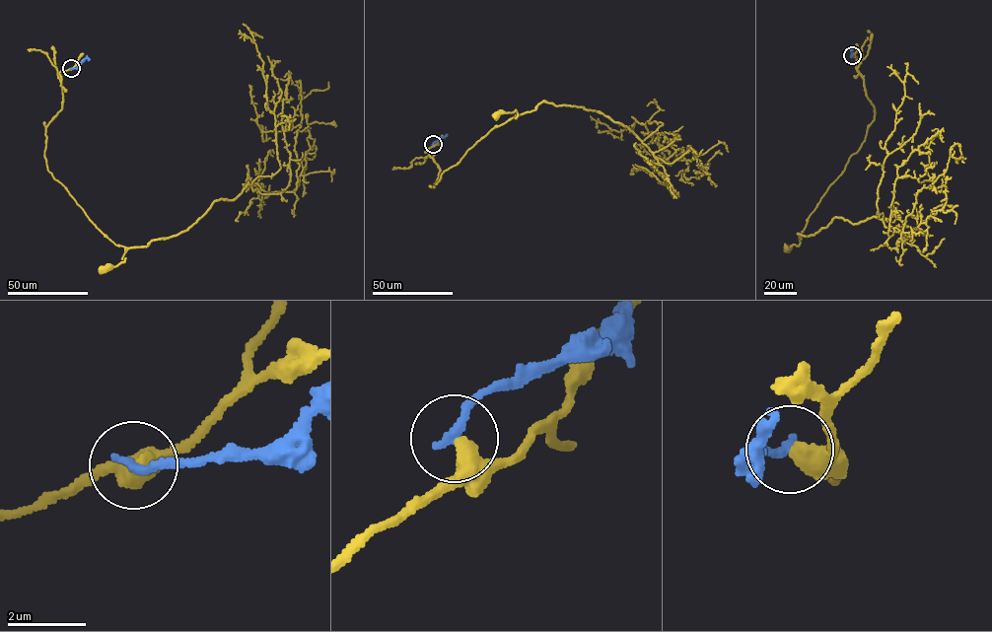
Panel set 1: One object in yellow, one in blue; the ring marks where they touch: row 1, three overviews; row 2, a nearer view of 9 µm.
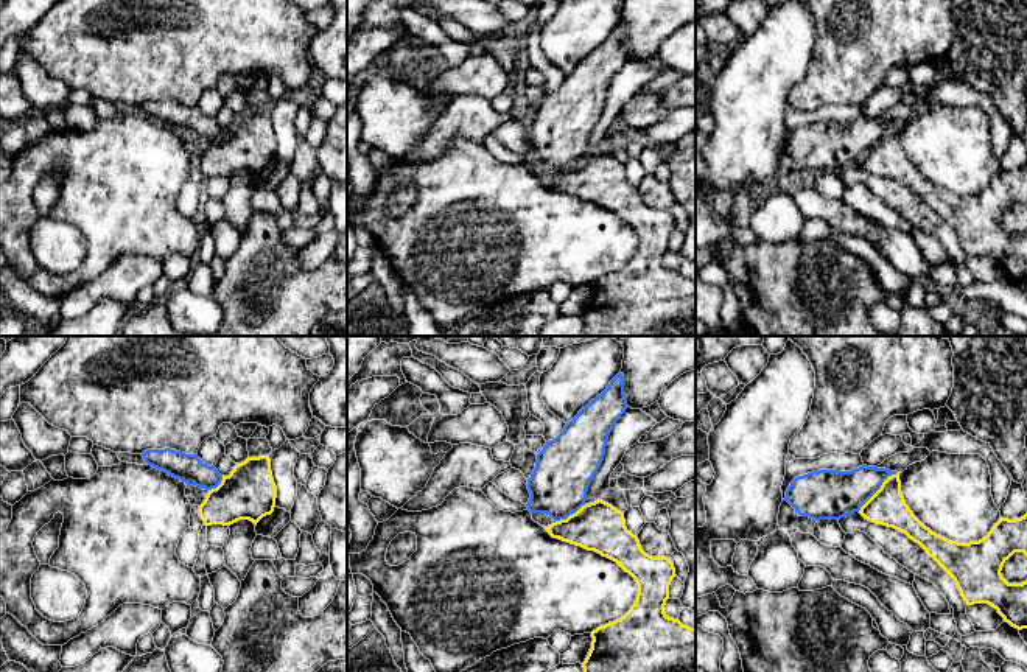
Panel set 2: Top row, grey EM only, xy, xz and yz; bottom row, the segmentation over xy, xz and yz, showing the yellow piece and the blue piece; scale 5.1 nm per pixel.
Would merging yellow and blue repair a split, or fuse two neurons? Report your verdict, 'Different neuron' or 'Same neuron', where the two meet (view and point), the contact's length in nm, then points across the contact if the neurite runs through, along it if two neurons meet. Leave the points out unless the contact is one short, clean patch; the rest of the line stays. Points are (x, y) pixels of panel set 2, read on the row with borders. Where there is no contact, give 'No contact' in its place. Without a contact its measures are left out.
Different neuron. Touches yellow at yz (878, 490). Shared border 280 nm. Boundary: yz (897, 473), (892, 473), (858, 510)

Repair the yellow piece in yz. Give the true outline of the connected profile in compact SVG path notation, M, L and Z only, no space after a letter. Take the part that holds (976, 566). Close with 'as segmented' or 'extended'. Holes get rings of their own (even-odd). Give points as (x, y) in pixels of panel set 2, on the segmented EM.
M899 473L889 476L859 513L918 543L954 579L966 605L988 604L1011 627L1027 628L1027 580L1008 583L1001 574L1015 552L1027 555L1027 513L1015 520L1001 516L979 541L951 541L913 515L901 493Z | as segmented

